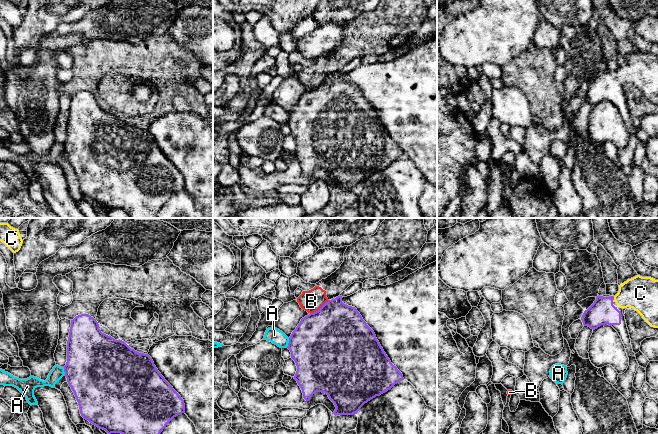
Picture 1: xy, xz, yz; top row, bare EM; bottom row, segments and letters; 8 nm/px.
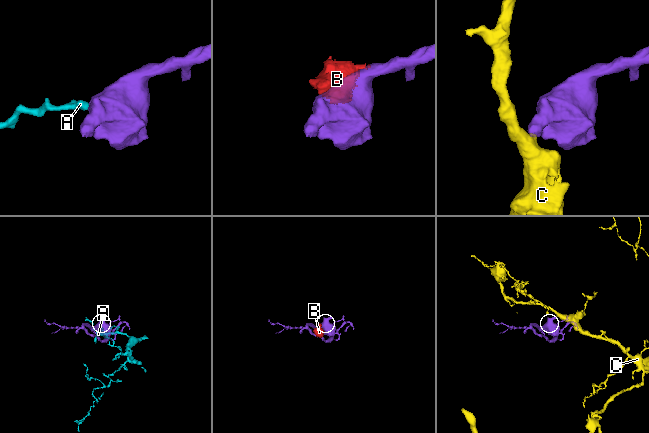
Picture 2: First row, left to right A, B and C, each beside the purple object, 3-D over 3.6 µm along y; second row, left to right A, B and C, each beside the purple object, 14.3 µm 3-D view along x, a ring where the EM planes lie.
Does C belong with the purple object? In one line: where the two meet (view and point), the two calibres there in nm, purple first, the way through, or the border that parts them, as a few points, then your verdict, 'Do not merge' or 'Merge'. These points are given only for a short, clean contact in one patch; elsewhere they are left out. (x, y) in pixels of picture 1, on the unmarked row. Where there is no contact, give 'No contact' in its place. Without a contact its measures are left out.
Touches purple at yz (613, 74). Thickness 200 nm (purple) against 280 nm. Path across: yz (602, 87), (603, 83), (613, 74), (640, 69). Merge

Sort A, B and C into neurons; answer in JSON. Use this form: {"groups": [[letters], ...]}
{"groups": [["A"], ["B"], ["C"]]}

